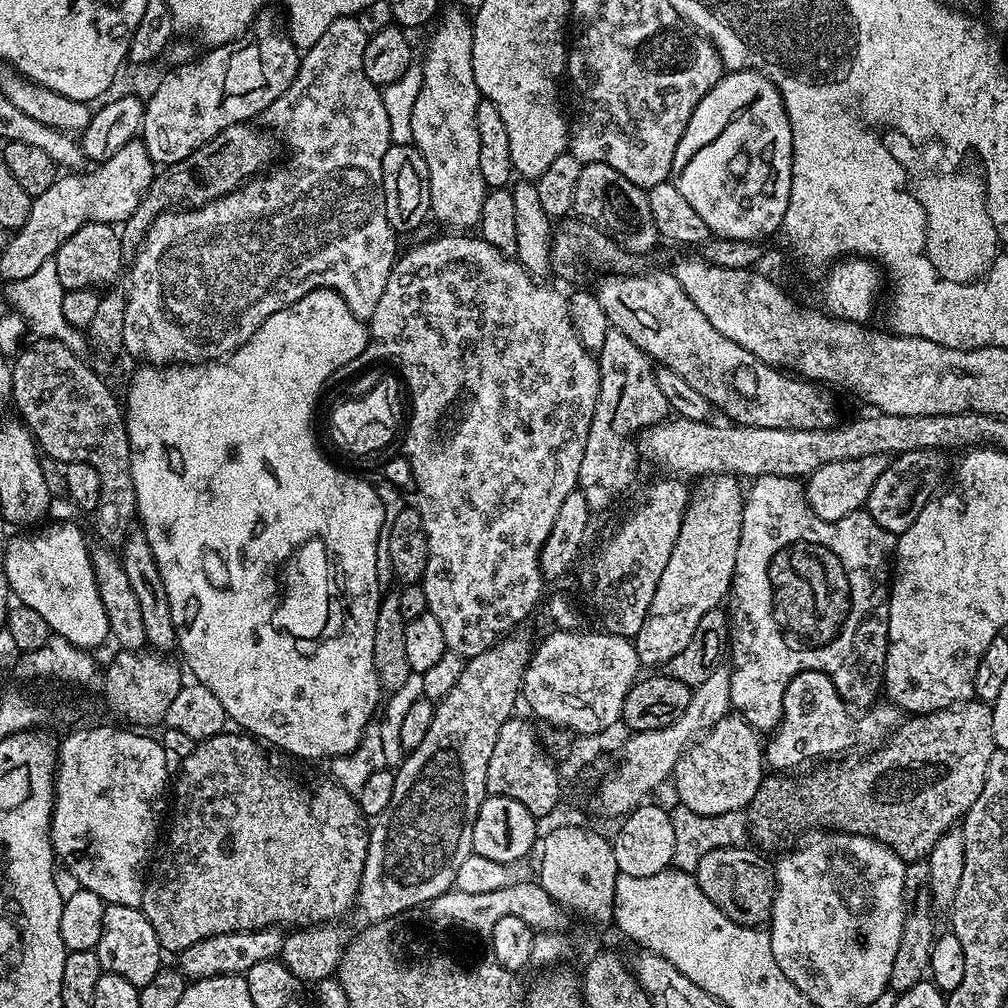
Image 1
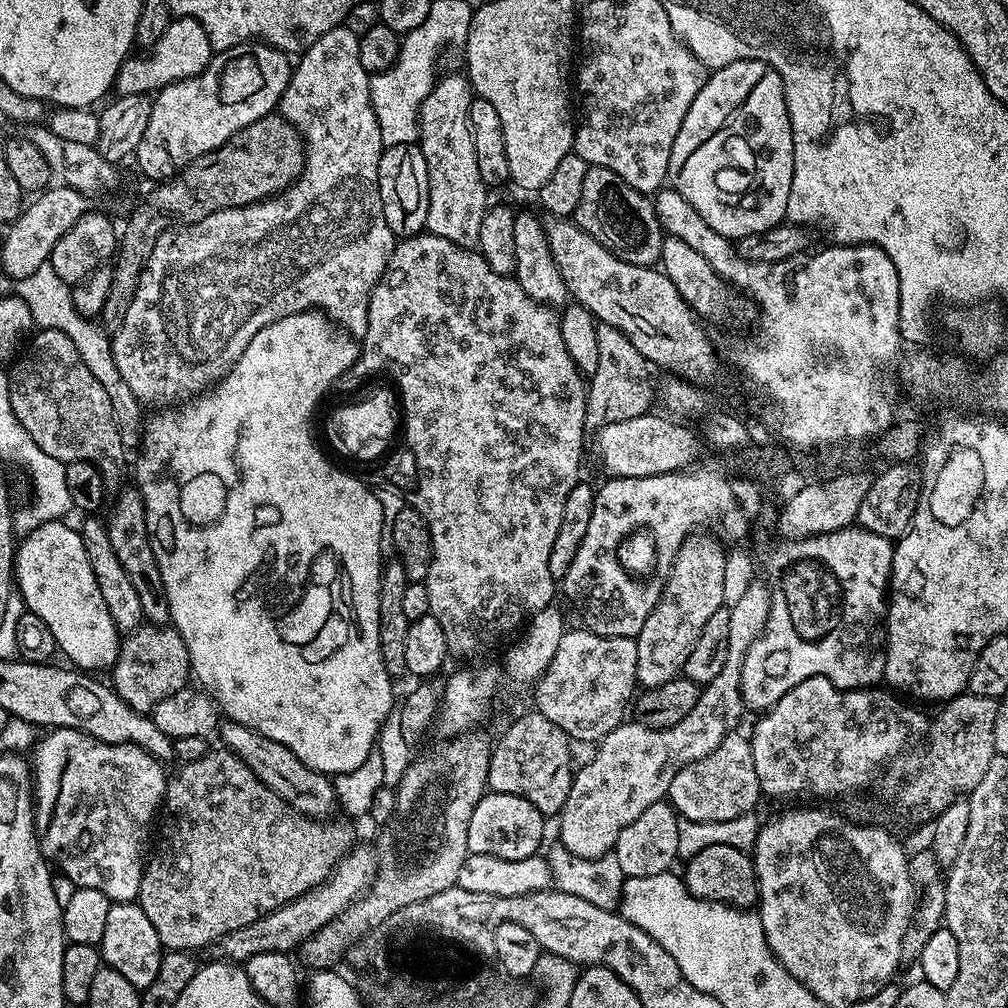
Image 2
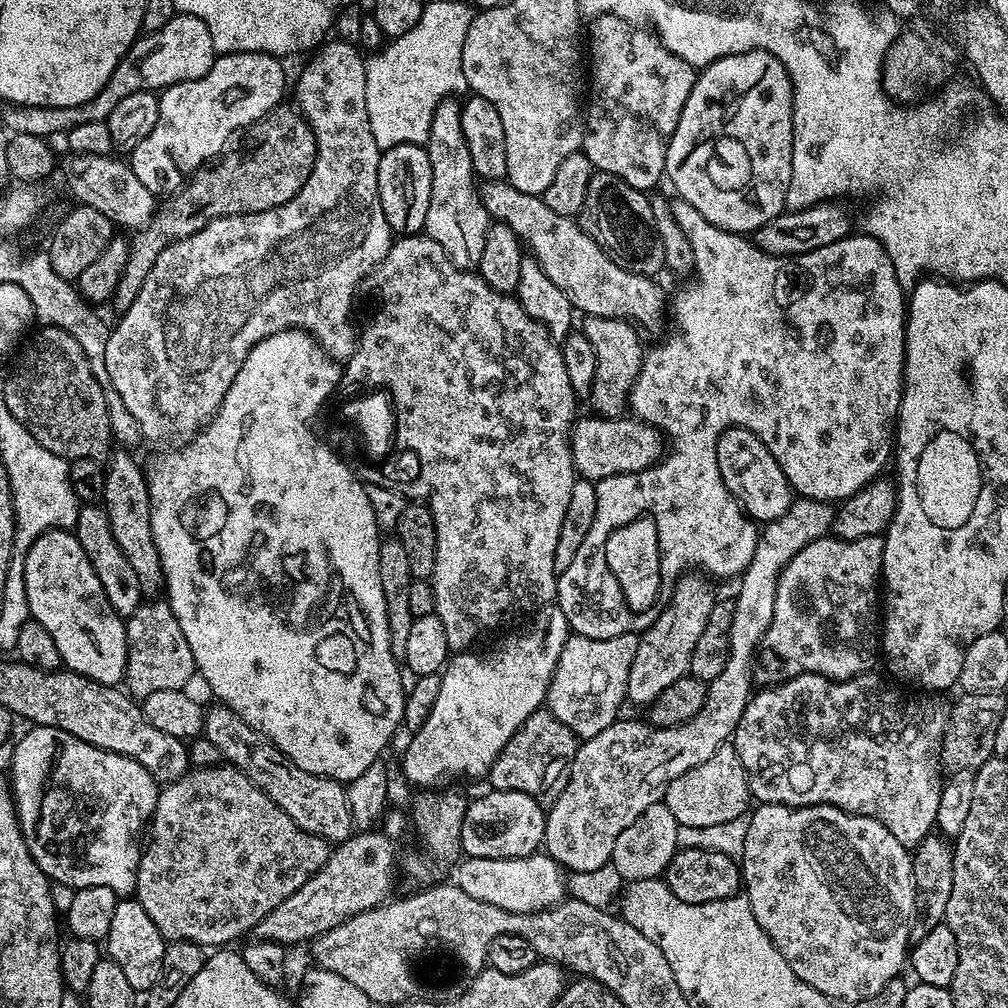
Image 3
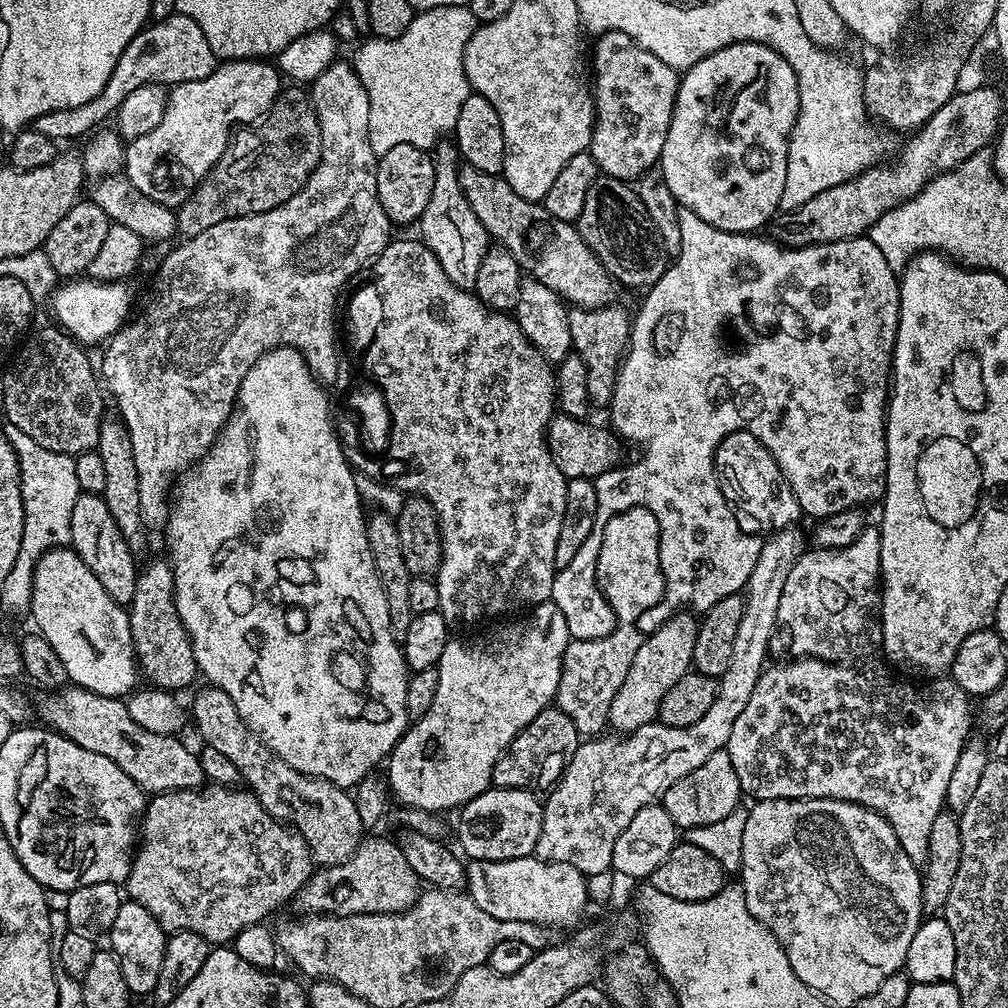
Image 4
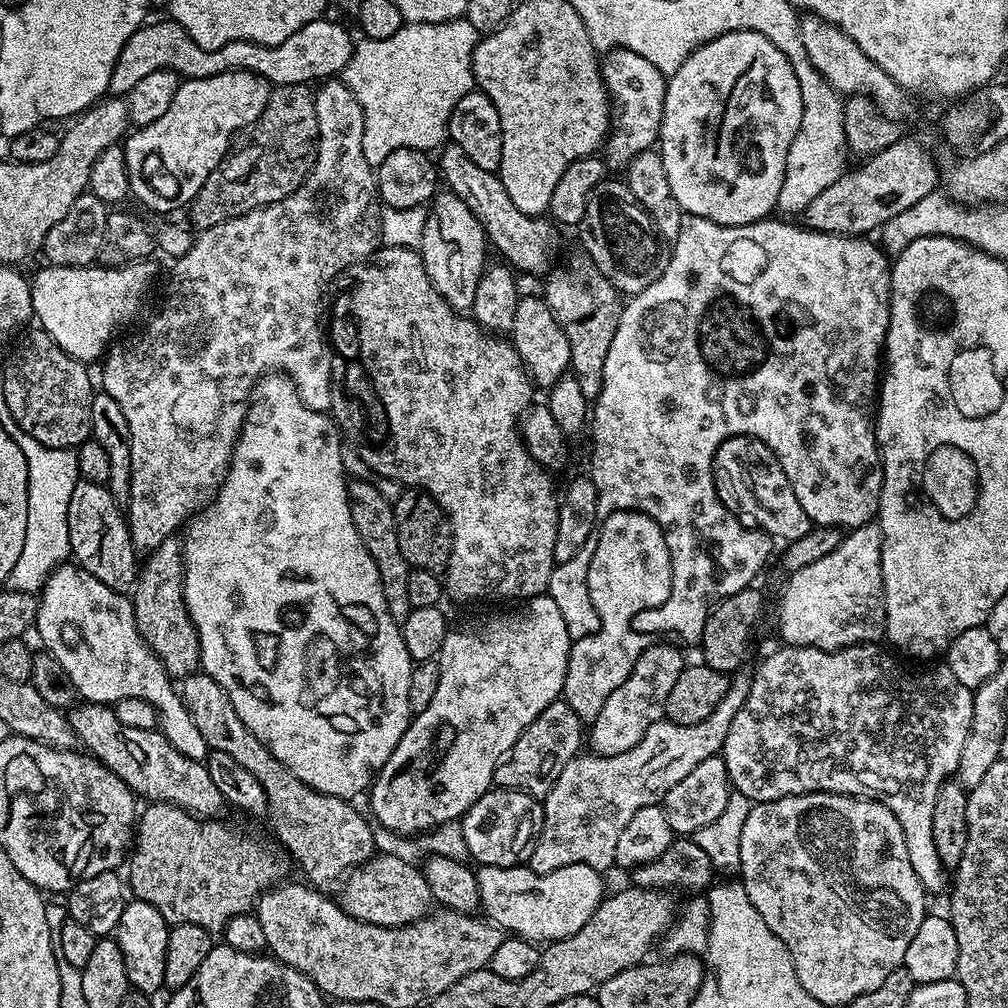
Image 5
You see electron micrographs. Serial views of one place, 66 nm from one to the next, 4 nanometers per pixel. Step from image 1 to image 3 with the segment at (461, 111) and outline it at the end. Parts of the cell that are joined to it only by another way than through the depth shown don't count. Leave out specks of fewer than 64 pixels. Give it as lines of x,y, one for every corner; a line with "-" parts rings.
456,98
443,100
434,110
428,135
428,157
432,171
430,207
426,209
424,232
454,262
465,270
477,267
482,258
482,246
486,242
486,230
490,223
488,211
480,201
478,177
472,171
470,150
466,150
466,138
462,134
460,117
461,101

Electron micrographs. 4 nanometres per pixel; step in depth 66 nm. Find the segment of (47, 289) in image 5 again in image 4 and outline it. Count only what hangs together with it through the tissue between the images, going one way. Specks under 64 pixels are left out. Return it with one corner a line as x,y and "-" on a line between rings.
72,278
61,283
50,297
55,323
81,345
99,345
123,328
132,308
132,292
124,282
104,284
101,280

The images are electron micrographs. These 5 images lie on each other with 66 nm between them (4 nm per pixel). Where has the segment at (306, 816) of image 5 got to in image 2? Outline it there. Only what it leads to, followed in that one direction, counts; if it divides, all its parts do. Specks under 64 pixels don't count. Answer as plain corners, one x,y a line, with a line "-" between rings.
231,722
219,725
219,736
219,743
238,758
242,758
242,762
250,766
255,776
270,790
277,792
295,812
313,818
328,818
333,815
332,807
335,809
338,804
333,781
324,773
306,766
293,752
286,750
286,746
258,734
253,728

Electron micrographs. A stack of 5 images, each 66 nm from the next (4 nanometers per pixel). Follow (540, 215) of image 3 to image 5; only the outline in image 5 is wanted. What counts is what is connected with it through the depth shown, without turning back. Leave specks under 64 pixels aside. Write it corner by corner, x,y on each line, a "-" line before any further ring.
448,142
439,149
438,172
446,183
447,191
453,192
478,218
478,222
484,227
484,234
489,245
492,244
501,252
503,259
517,273
544,272
548,268
548,247
556,240
557,229
551,219
544,216
531,216
522,214
518,206
514,206
510,194
506,194
506,186
502,186
499,175
495,172
482,170
466,154
462,154
462,146

